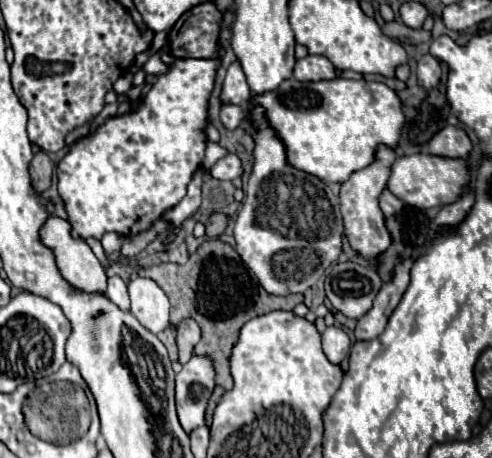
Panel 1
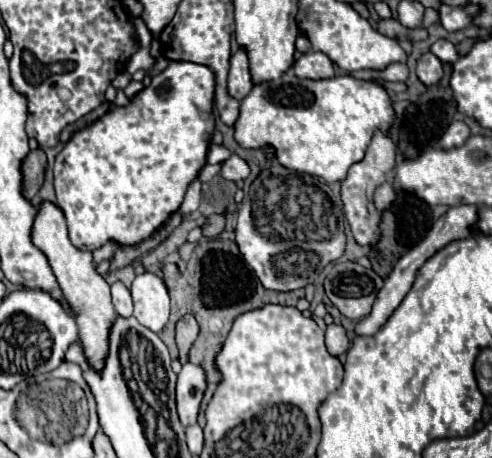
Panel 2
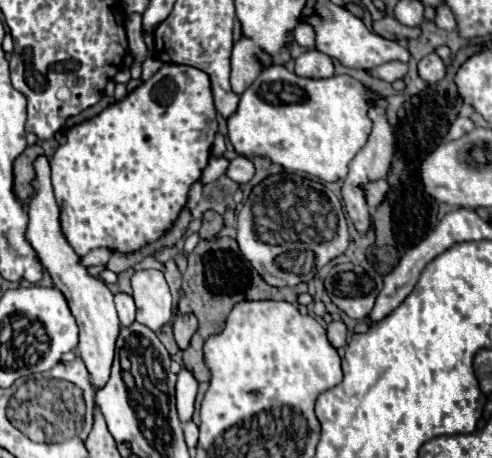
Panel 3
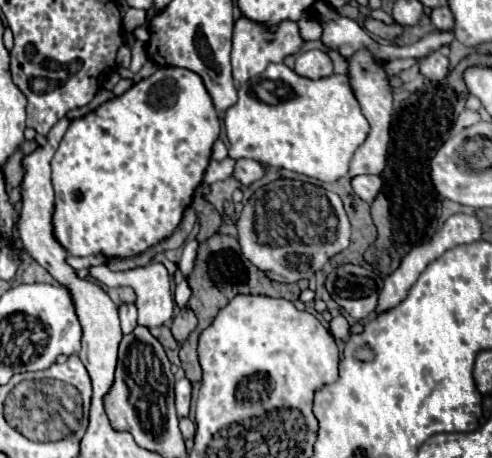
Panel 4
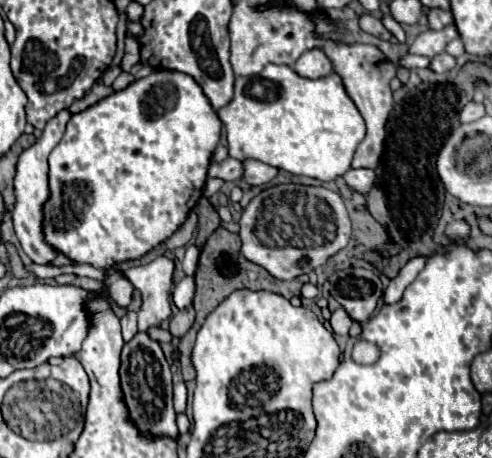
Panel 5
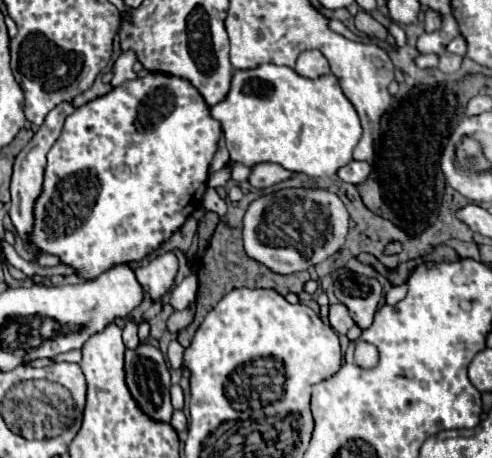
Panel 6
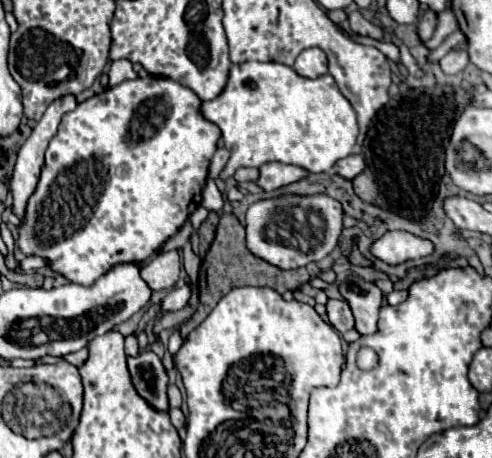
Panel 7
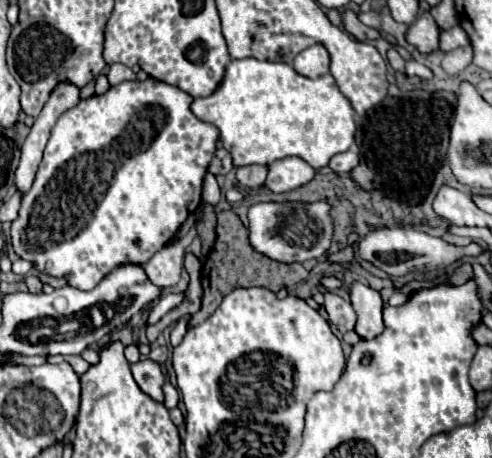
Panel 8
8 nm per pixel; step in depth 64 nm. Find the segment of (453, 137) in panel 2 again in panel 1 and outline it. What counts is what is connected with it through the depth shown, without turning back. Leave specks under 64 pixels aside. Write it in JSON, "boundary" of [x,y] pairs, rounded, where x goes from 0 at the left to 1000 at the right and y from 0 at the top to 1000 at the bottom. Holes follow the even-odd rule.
{"boundary":[[[907,275],[870,310],[870,328],[894,341],[951,341],[959,310],[939,279]]]}

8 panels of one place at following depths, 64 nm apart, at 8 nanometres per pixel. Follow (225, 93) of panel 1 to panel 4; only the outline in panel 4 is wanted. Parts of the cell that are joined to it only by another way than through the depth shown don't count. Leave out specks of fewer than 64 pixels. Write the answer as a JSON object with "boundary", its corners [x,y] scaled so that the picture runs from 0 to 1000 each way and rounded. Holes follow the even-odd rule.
{"boundary":[[[488,35],[476,48],[476,79],[472,79],[472,166],[480,179],[500,179],[512,166],[524,166],[537,157],[537,148],[553,135],[577,135],[581,122],[602,118],[618,96],[618,83],[610,79],[606,48],[573,44],[561,66],[549,66],[545,52],[528,52],[520,44],[504,44]]]}

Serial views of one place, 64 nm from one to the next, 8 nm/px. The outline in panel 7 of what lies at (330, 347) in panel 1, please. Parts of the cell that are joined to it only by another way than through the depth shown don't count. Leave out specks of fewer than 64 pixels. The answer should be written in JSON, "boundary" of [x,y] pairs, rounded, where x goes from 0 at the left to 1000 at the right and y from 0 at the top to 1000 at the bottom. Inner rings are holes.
{"boundary":[[[667,655],[663,677],[667,677],[671,707],[679,712],[683,725],[699,729],[699,725],[720,716],[720,686],[715,686],[703,655]]]}

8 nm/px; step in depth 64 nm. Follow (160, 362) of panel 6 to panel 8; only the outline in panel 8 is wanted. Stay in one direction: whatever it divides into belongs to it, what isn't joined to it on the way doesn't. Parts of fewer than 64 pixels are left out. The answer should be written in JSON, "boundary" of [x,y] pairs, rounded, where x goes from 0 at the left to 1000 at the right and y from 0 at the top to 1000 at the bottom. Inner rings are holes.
{"boundary":[[[289,782],[280,795],[268,795],[264,803],[268,803],[268,817],[272,817],[276,838],[280,838],[301,865],[309,865],[313,873],[329,878],[329,873],[333,873],[333,865],[329,865],[333,821],[329,821],[325,799],[321,799],[313,786]]]}

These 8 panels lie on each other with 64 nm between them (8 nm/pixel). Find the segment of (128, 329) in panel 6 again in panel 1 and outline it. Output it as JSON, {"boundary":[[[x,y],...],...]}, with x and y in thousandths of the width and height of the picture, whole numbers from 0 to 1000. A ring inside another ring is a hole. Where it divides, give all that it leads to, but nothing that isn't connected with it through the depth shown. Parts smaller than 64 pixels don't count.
{"boundary":[[[228,603],[228,607],[220,607],[220,651],[244,672],[244,677],[252,677],[252,681],[260,681],[264,677],[264,651],[260,651],[260,629],[256,629],[256,620],[240,607],[240,603]]]}

